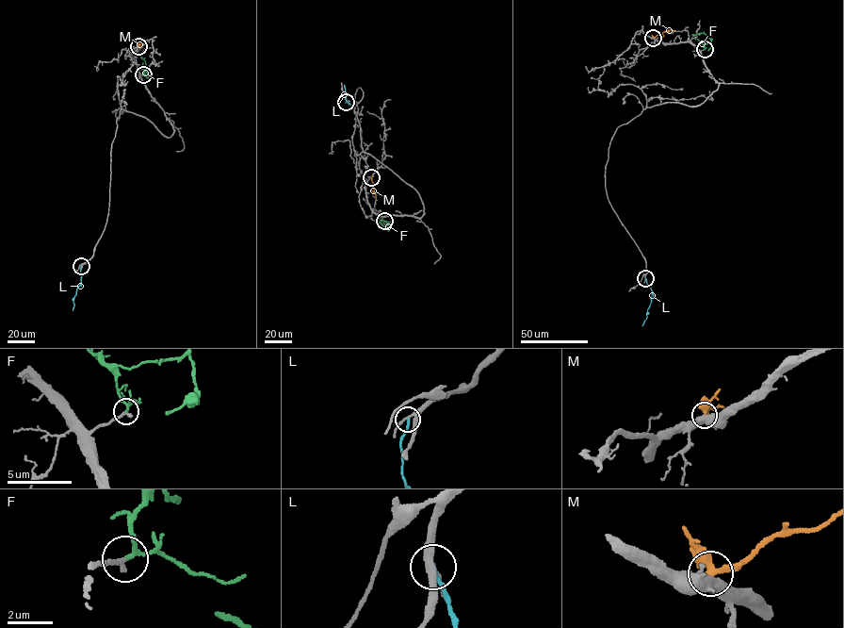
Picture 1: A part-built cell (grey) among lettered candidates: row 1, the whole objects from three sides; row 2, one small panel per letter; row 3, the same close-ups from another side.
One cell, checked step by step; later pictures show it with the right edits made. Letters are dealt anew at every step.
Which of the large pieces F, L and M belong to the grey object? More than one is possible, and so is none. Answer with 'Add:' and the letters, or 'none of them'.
Add: F

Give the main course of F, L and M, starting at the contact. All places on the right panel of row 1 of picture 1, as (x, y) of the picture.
F: (705, 49), (704, 44), (709, 43), (710, 40), (703, 33), (691, 35)
L: (645, 278), (652, 293), (641, 326)
M: (653, 37), (675, 30)

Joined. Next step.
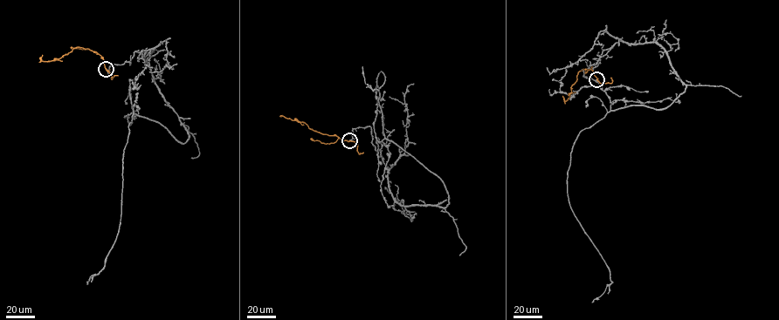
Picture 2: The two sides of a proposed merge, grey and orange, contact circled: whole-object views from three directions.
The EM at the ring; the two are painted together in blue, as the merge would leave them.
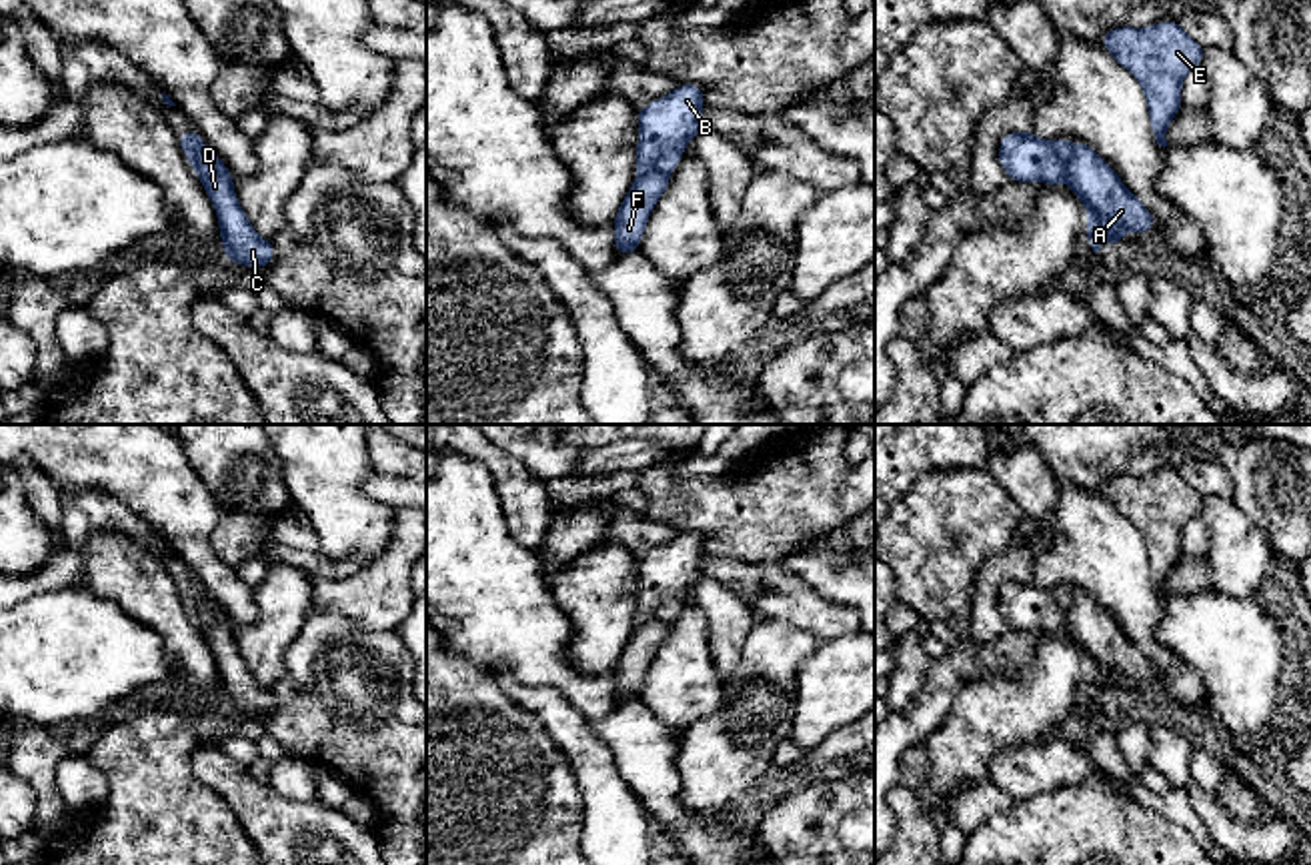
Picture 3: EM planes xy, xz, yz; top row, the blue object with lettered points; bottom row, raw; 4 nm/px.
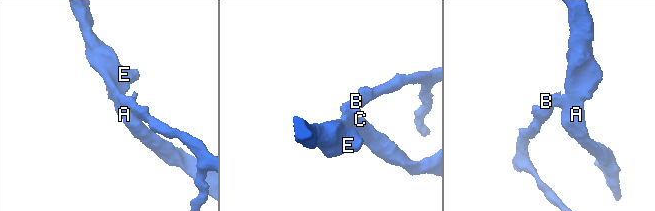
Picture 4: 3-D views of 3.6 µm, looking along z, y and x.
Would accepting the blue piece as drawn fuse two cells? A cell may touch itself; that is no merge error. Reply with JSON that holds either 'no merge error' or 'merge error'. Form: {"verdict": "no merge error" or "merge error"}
{"verdict": "merge error"}

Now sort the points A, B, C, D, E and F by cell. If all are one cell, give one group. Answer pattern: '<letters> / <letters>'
A C D E F / B

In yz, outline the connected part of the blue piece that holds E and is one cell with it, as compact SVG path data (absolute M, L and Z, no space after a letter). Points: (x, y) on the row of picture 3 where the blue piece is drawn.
M1179 20L1147 28L1119 26L1105 32L1101 44L1141 84L1153 136L1165 148L1167 128L1183 108L1183 78L1201 66L1205 48L1181 28Z

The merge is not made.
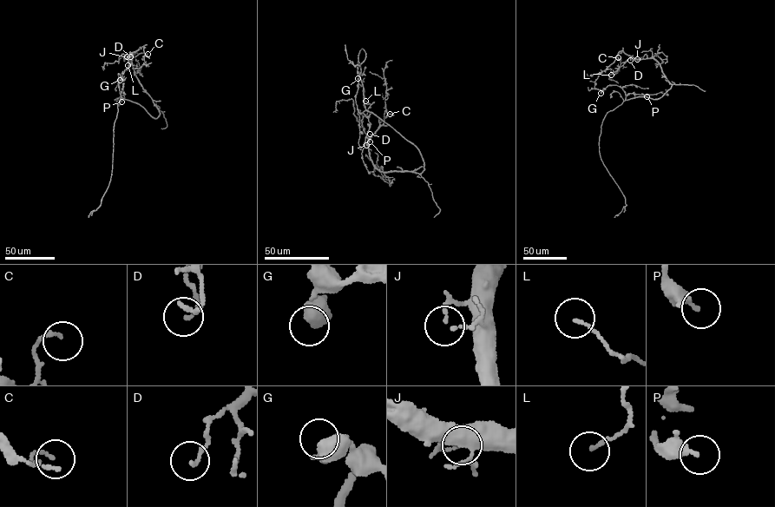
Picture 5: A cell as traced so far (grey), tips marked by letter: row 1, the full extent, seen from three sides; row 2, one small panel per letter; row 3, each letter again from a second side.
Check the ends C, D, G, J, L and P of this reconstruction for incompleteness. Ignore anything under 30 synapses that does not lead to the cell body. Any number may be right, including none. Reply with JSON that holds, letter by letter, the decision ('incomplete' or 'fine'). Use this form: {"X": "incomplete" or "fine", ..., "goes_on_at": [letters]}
{"C": "fine", "D": "fine", "G": "fine", "J": "fine", "L": "fine", "P": "fine", "goes_on_at": []}

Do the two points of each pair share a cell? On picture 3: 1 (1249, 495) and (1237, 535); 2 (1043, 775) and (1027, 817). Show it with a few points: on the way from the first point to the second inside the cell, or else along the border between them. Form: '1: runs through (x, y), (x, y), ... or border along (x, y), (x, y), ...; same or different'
1: border along (1231, 499), (1265, 533), (1273, 549); different
2: border along (1079, 779), (1015, 801); different

